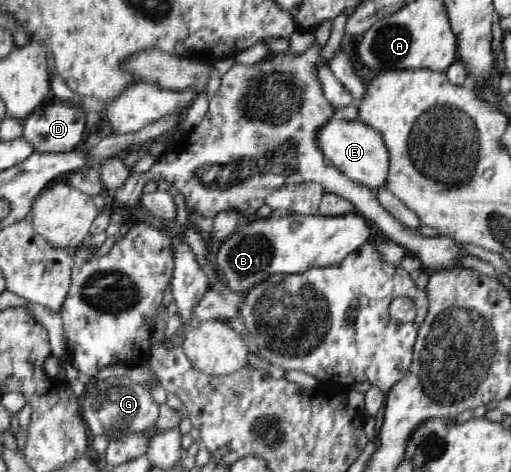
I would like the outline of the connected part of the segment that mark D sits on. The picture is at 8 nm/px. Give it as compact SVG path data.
M41 106L23 120L23 136L36 153L73 152L83 145L86 114L75 107Z

